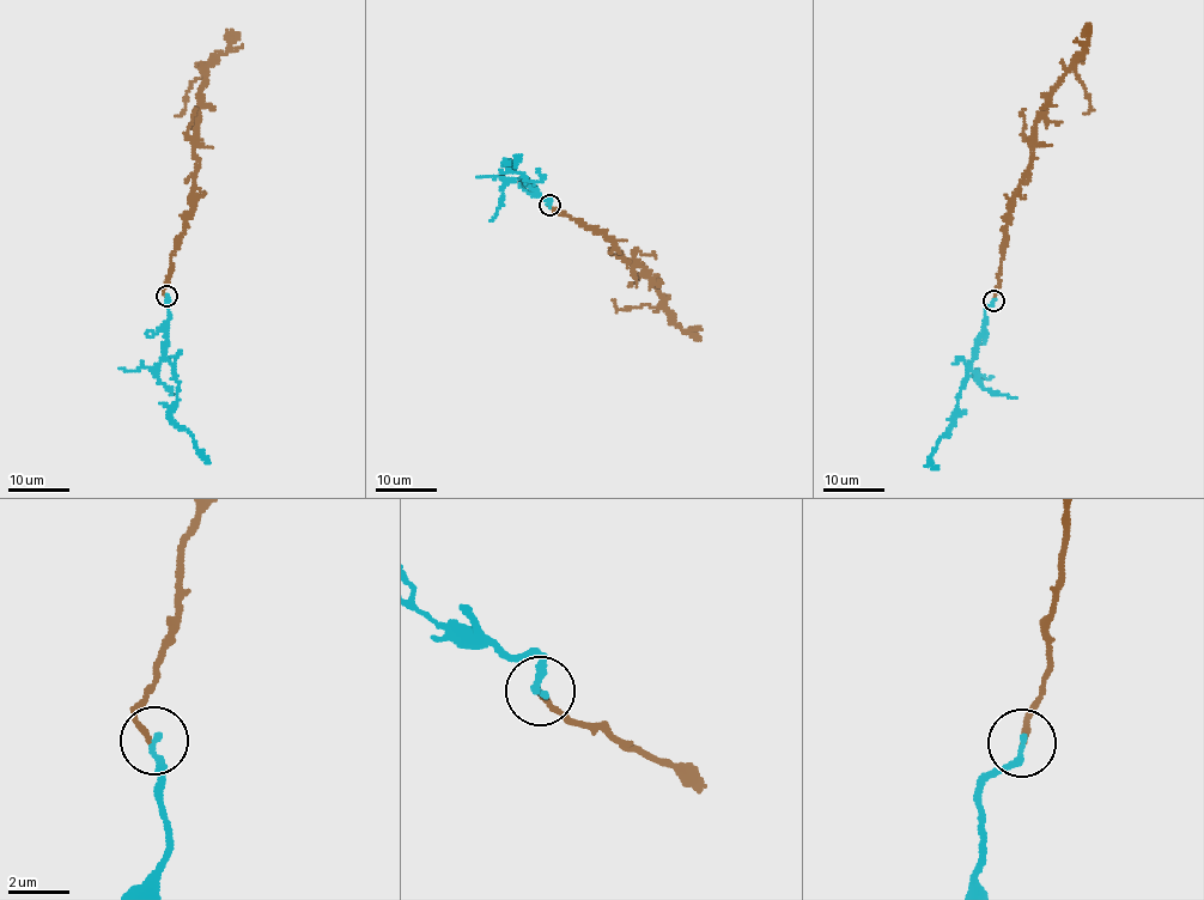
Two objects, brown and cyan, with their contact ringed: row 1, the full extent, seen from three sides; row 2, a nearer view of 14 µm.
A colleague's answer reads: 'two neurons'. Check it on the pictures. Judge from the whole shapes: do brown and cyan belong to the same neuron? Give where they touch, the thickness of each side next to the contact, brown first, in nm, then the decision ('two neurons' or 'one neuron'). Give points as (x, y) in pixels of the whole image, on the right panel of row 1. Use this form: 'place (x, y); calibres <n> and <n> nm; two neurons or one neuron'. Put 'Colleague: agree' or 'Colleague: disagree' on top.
Colleague: disagree
place (993, 300); calibres 170 and 240 nm; one neuron

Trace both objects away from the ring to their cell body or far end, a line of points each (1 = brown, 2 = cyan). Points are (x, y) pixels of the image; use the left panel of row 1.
1: (165, 295), (175, 242), (192, 208), (205, 73), (176, 115)
2: (166, 295), (164, 352), (178, 387), (170, 417), (186, 430), (207, 461)

